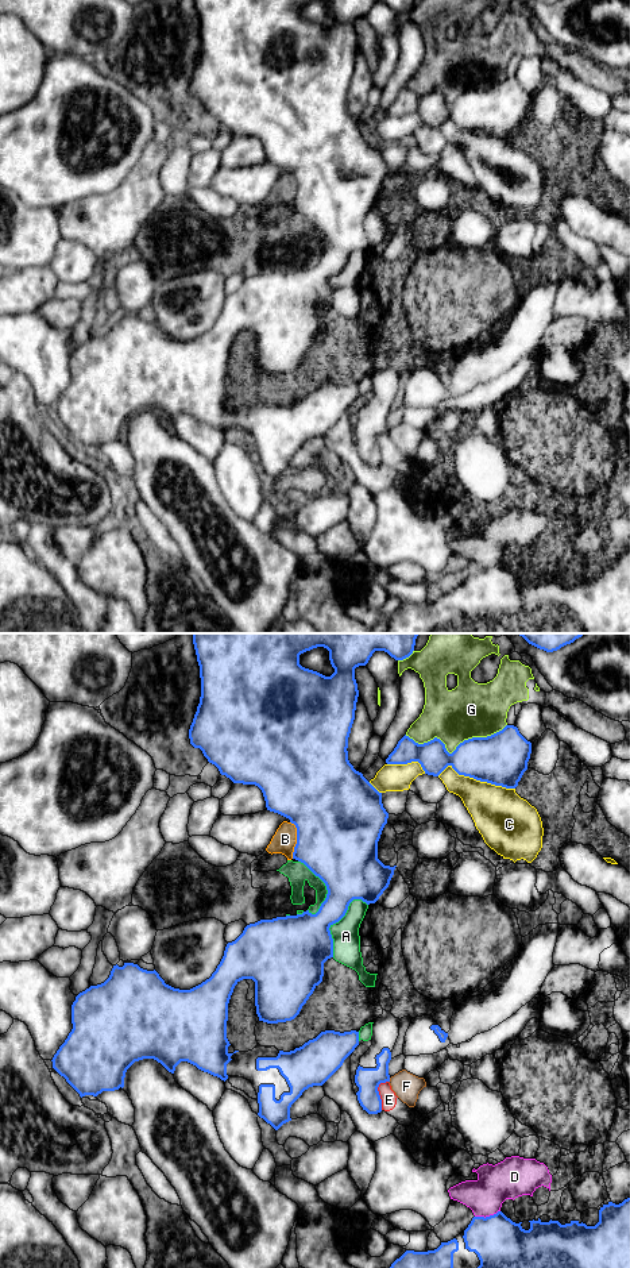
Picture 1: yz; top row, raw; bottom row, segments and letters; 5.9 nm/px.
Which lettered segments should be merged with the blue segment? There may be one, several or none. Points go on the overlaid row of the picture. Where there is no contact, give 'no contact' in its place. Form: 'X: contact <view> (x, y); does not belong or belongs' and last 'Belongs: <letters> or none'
A: contact yz (333, 922); does not belong
B: contact yz (297, 840); does not belong
C: contact yz (476, 779); does not belong
D: contact yz (487, 1217); does not belong
E: contact yz (378, 1093); does not belong
F: contact yz (389, 1080); does not belong
G: contact yz (455, 750); does not belong
Belongs: none

